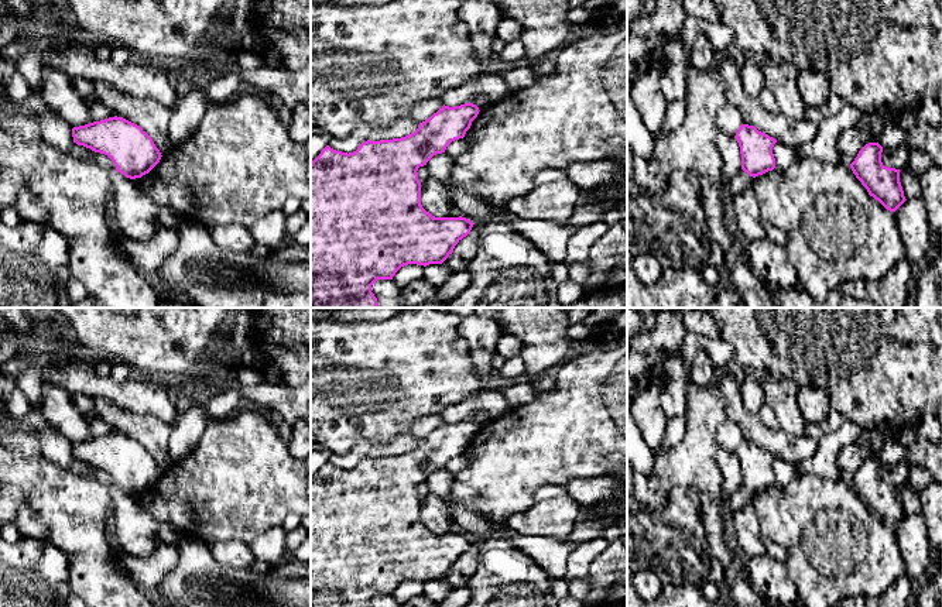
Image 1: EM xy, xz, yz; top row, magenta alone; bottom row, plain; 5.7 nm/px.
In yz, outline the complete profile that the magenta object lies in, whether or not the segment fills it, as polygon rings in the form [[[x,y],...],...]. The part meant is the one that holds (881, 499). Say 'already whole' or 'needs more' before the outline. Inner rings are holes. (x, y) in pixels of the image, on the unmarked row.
already whole; [[[869,459],[859,467],[850,484],[870,512],[887,527],[895,528],[907,515],[900,498],[900,486],[884,483],[881,469],[878,459]]]

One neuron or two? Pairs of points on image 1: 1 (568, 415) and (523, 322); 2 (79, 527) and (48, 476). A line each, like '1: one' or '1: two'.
1: two
2: one

